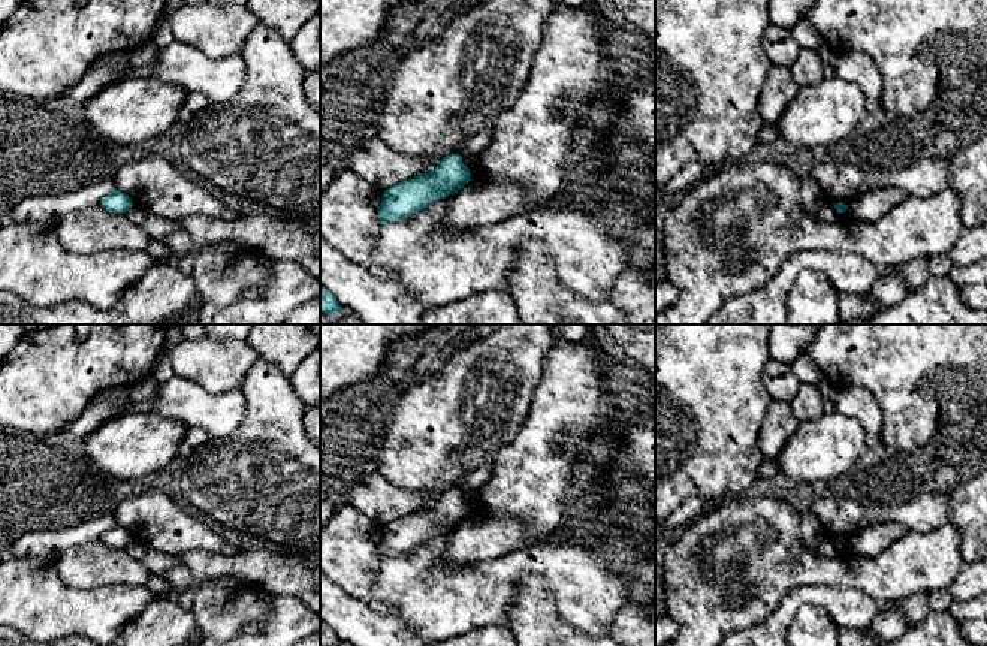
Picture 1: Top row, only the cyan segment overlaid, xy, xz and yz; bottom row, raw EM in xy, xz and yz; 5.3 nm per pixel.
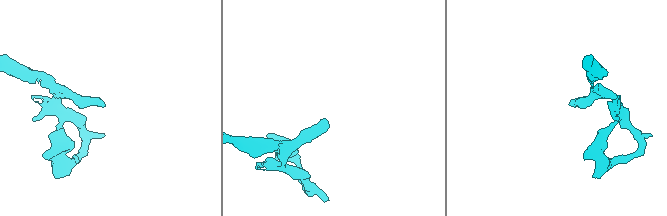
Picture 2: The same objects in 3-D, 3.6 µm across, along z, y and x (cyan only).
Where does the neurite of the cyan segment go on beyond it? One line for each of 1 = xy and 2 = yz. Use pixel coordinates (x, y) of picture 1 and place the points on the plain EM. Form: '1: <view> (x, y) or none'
1: none
2: none

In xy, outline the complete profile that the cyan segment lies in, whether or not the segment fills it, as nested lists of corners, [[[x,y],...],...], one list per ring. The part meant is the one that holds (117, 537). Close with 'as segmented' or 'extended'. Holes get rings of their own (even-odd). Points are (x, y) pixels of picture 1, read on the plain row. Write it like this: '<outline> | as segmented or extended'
[[[115,523],[102,534],[100,541],[114,549],[126,549],[133,541],[133,537],[126,528]]] | as segmented

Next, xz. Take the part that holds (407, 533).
[[[449,489],[440,495],[434,507],[419,508],[387,523],[378,541],[378,555],[381,559],[405,555],[432,537],[453,531],[470,516],[471,507],[462,498],[462,490]]] | as segmented

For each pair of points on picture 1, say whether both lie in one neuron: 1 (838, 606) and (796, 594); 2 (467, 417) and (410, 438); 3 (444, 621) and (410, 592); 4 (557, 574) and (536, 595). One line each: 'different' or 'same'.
1: same
2: same
3: same
4: different

